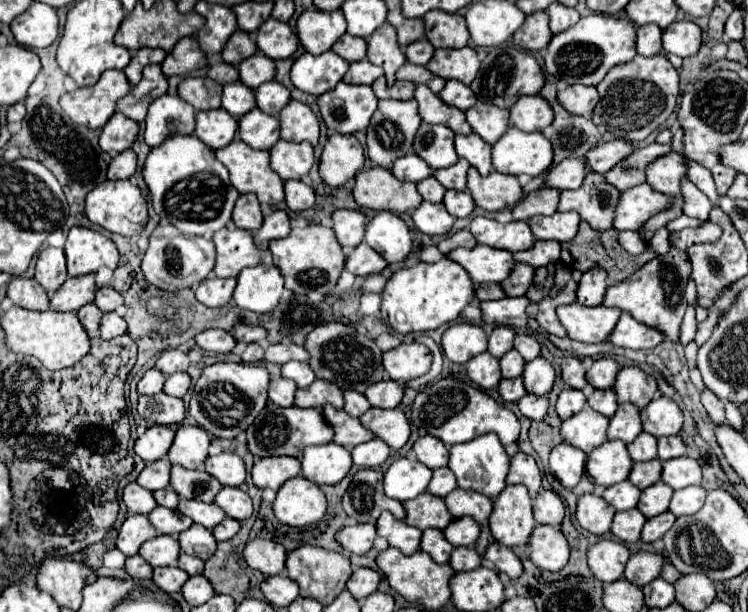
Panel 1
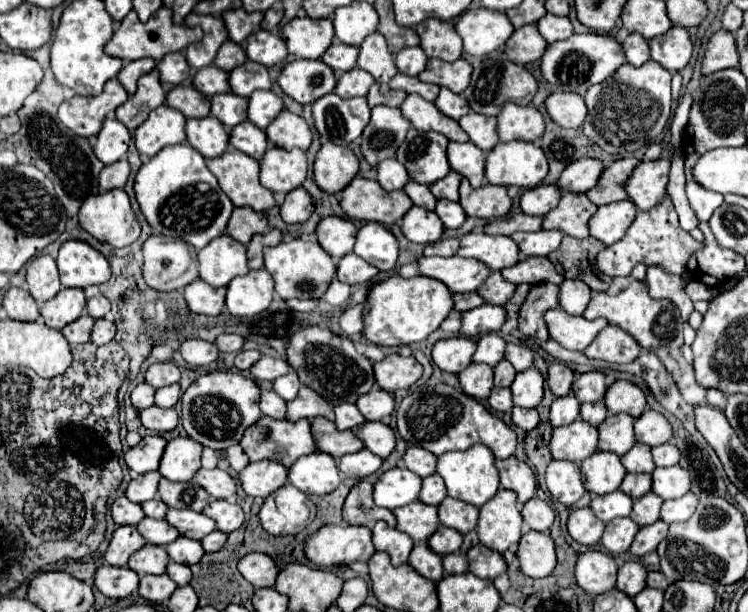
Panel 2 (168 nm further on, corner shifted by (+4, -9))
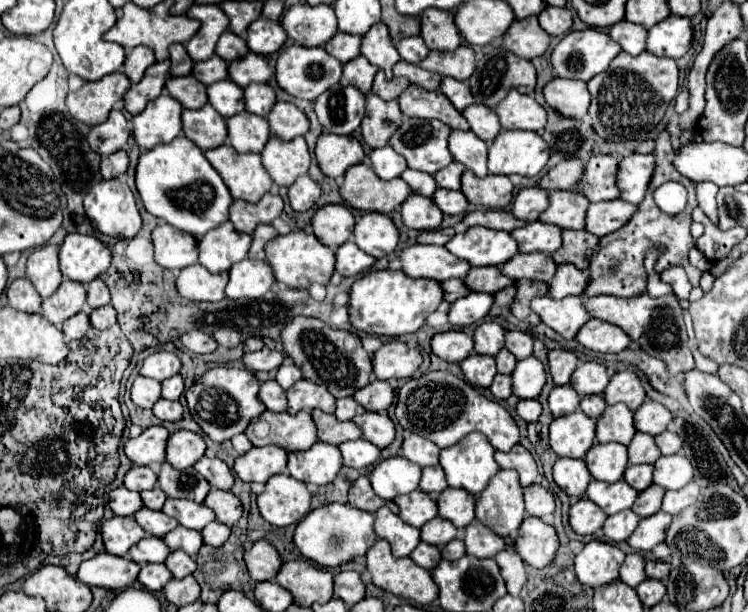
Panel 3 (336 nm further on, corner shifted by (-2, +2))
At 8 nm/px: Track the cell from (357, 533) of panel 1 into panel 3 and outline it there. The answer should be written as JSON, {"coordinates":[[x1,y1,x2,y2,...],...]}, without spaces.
{"coordinates":[[330,502,316,510,310,510,306,518,300,520,294,532,294,544,300,550,300,554,312,560,314,564,320,564,326,568,342,566,358,556,364,556,366,550,376,542,372,524,374,524,374,516,370,512,352,508,350,504]]}

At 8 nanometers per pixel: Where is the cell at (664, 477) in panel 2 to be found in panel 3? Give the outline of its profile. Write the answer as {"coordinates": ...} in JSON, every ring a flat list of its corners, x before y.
{"coordinates":[[662,456,654,464,654,484,662,486,664,490,680,490,692,480,692,472,694,468,686,456]]}

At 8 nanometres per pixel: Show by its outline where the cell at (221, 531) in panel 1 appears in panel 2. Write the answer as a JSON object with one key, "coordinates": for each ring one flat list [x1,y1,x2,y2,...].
{"coordinates":[[216,529,216,531,208,533,200,543,202,543,202,547,204,547,204,551,206,551,206,553,212,553,212,551,220,551,220,549,224,547,226,539,228,539,228,535]]}

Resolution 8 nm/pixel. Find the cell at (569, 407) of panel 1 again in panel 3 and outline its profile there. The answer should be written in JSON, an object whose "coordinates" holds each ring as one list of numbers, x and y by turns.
{"coordinates":[[554,386,548,396,548,406,556,418,566,416,566,414,572,414,574,410,578,410,580,396,570,386]]}

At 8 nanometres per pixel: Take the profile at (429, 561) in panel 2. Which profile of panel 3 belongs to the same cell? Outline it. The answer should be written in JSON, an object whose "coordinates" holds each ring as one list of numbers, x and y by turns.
{"coordinates":[[420,542,420,544,414,548,414,552,410,554,410,558,412,558,418,566,422,566,422,568,426,568,426,570,434,568,434,564,438,564,438,560,442,560,440,548,438,548,438,546,432,546,432,544,426,544,426,542]]}

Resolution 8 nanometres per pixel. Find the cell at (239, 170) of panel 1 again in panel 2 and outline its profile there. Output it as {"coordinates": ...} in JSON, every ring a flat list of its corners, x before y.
{"coordinates":[[232,149,222,157,206,161,206,167,216,175,220,187,236,207,248,205,254,211,262,213,270,211,276,205,272,191,262,187,258,179,260,165,256,159,240,155,240,151]]}

